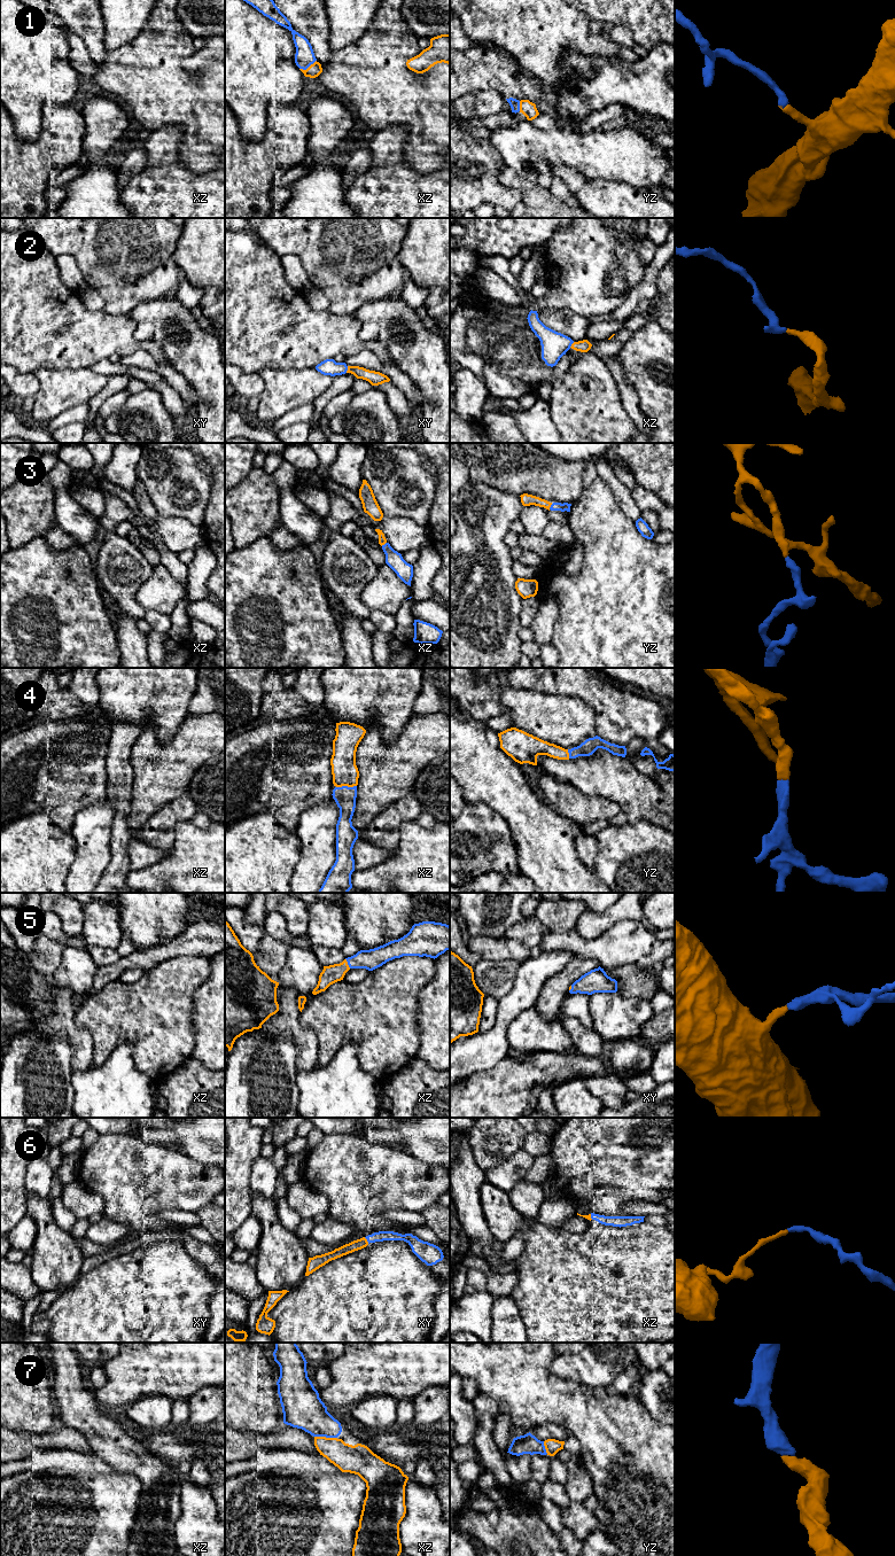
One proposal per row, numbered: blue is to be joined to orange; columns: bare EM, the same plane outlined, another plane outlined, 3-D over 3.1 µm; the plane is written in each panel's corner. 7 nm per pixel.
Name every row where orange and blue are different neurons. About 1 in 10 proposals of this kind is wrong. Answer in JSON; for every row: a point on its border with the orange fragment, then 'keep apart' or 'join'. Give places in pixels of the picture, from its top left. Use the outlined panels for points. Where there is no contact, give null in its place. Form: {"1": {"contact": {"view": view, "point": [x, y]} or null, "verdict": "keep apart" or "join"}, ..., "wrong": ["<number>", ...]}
{"1": {"contact": {"view": "xz", "point": [309, 67]}, "verdict": "join"}, "2": {"contact": {"view": "xy", "point": [348, 370]}, "verdict": "join"}, "3": {"contact": {"view": "yz", "point": [550, 506]}, "verdict": "join"}, "4": {"contact": {"view": "xz", "point": [345, 785]}, "verdict": "join"}, "5": {"contact": {"view": "xz", "point": [347, 963]}, "verdict": "join"}, "6": {"contact": {"view": "xy", "point": [366, 1241]}, "verdict": "join"}, "7": {"contact": {"view": "xz", "point": [325, 1437]}, "verdict": "join"}, "wrong": []}

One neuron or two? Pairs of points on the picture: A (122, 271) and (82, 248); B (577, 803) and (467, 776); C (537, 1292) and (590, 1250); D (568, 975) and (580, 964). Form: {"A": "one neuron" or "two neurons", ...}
{"A": "one neuron", "B": "two neurons", "C": "one neuron", "D": "one neuron"}

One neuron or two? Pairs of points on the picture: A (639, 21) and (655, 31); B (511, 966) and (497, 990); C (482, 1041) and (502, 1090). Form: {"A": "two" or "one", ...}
{"A": "one", "B": "one", "C": "two"}

